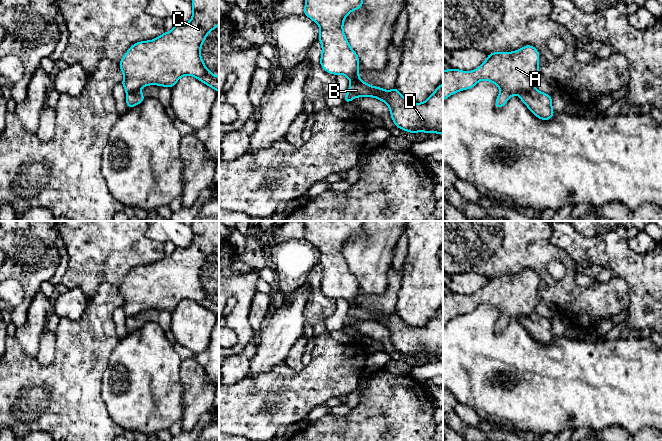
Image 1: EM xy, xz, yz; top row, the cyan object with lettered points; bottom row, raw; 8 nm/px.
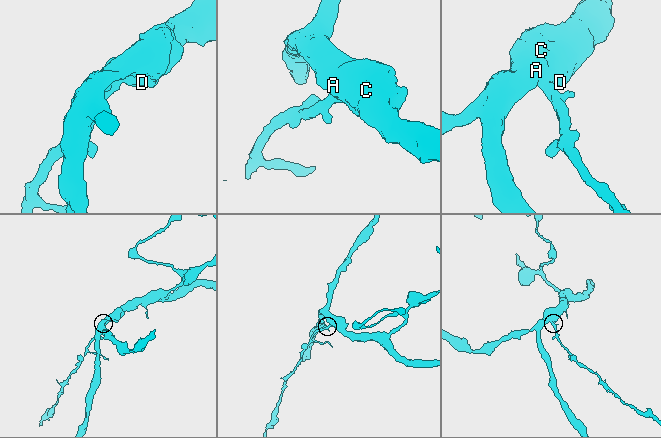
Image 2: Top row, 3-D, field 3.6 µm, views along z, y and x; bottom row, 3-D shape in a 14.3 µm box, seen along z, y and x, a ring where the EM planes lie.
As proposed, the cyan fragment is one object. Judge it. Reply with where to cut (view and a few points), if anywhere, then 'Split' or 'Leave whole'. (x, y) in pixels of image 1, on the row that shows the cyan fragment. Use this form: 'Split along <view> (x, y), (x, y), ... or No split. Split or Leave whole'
Split along yz (533, 87), (528, 91), (518, 94). Split

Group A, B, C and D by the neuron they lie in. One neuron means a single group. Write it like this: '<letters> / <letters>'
A C D / B

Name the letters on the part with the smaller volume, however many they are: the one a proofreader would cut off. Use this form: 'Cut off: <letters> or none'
Cut off: B

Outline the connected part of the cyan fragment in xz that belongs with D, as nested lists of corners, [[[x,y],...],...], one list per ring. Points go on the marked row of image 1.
[[[443,83],[423,103],[408,101],[396,88],[386,91],[371,86],[373,97],[389,106],[396,127],[409,133],[443,134]]]

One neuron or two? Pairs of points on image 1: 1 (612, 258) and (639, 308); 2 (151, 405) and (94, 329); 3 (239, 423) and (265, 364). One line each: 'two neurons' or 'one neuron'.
1: one neuron
2: two neurons
3: two neurons

